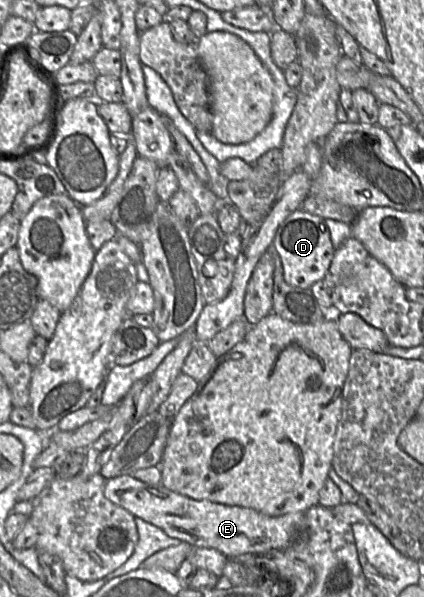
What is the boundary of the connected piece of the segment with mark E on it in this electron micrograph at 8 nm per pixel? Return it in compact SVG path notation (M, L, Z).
M132 475L106 480L103 492L112 503L134 517L159 527L169 537L193 547L216 549L227 558L247 553L262 554L274 549L284 550L304 531L306 525L306 512L268 516L252 508L194 500L170 491L161 483L150 485Z

